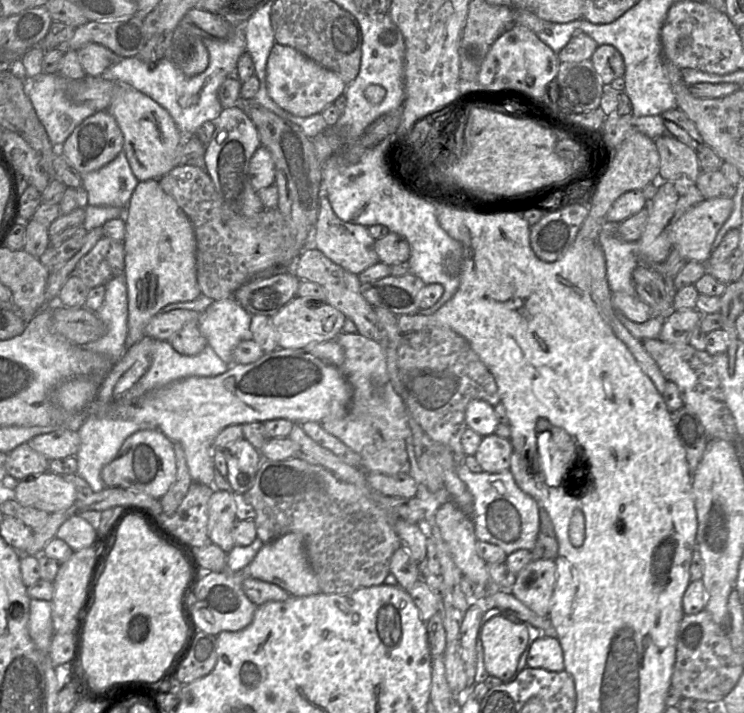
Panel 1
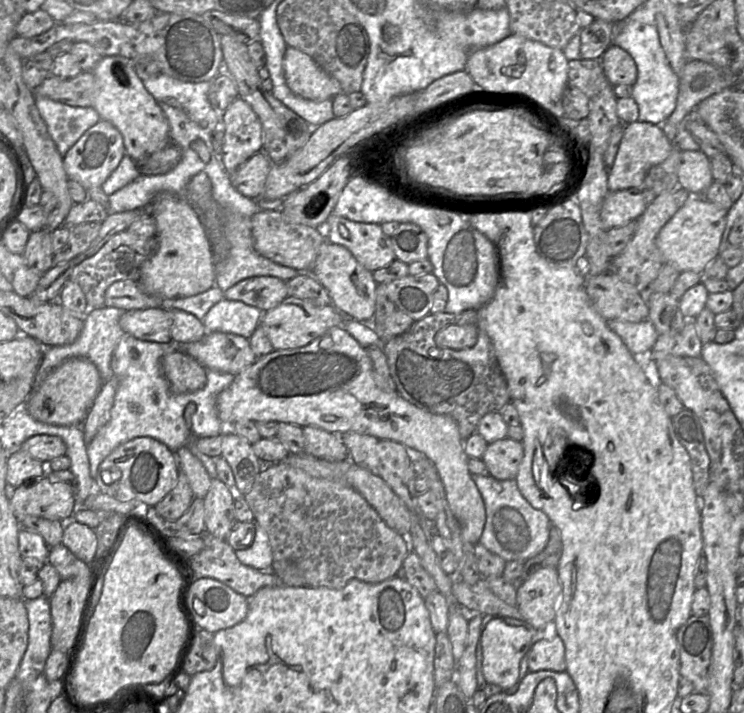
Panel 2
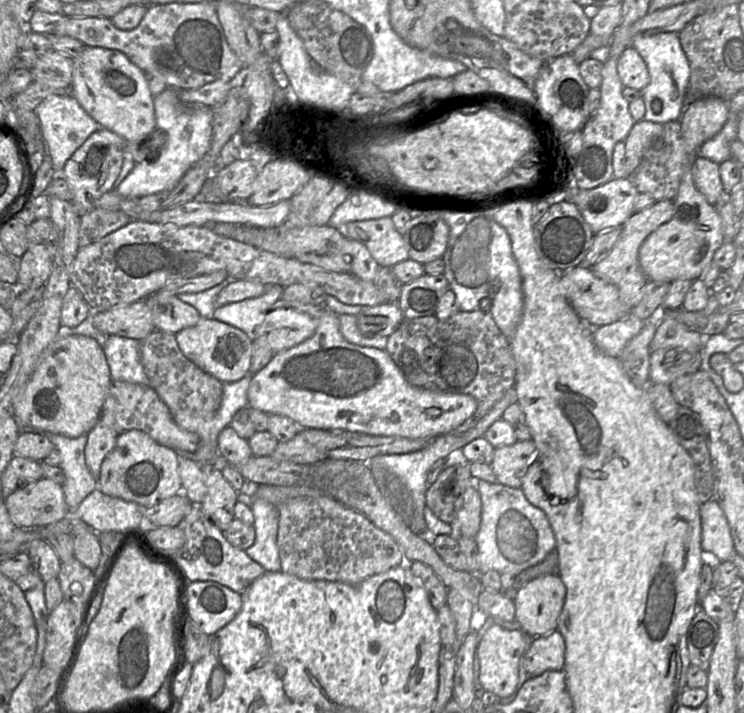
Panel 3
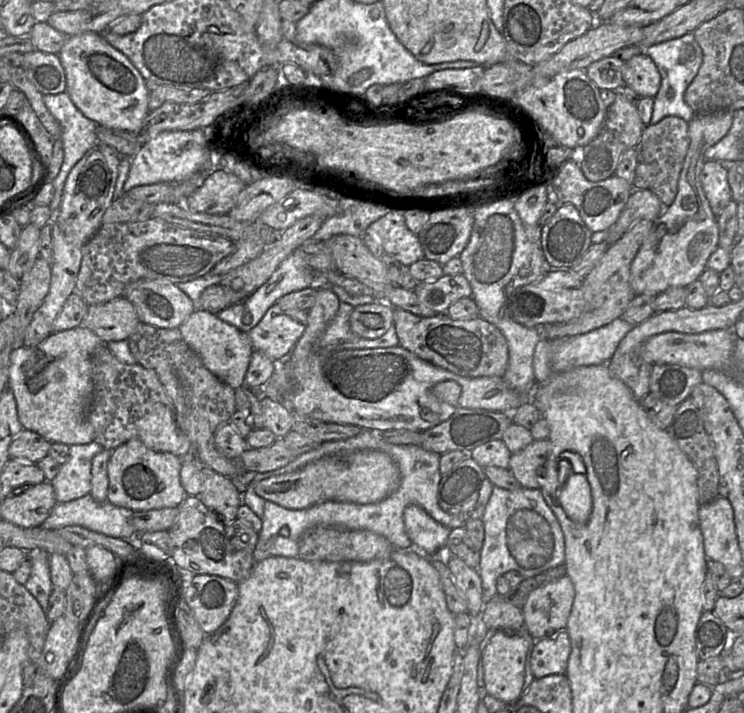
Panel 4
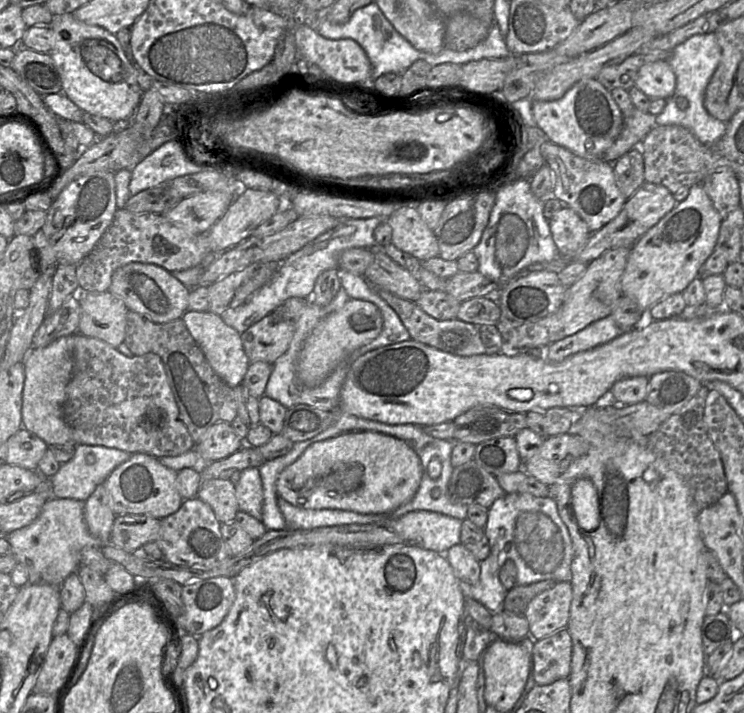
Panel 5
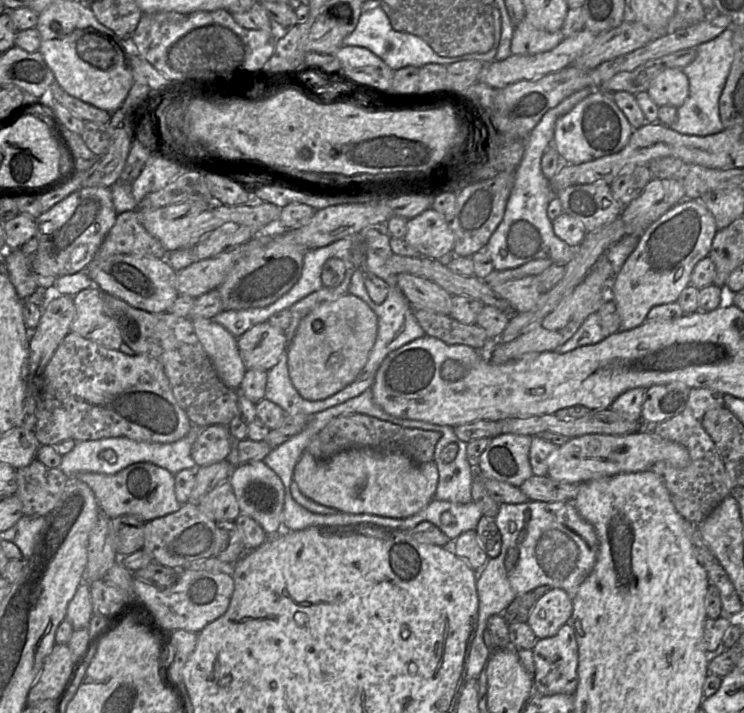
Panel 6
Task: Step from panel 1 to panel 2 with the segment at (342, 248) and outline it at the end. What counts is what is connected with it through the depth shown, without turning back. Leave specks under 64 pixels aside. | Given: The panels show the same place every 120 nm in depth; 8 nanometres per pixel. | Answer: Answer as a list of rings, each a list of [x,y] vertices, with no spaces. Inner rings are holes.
[[[331,213],[320,228],[325,232],[326,241],[346,247],[356,260],[371,272],[395,260],[392,239],[383,233],[379,224],[354,222]]]

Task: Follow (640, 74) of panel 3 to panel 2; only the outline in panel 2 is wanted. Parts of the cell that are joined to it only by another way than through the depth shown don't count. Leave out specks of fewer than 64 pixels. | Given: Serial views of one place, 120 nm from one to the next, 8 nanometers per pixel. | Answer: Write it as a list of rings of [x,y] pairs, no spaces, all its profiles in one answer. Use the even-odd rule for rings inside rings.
[[[611,44],[600,59],[604,75],[613,87],[621,84],[634,85],[637,67],[632,56],[622,48]]]

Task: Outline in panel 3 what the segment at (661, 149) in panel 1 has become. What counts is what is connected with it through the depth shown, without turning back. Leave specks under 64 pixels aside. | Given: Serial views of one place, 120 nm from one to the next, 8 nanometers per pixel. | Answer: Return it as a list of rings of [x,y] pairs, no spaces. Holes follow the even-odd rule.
[[[696,157],[692,164],[692,176],[697,190],[709,204],[715,205],[724,191],[719,165],[709,159]]]

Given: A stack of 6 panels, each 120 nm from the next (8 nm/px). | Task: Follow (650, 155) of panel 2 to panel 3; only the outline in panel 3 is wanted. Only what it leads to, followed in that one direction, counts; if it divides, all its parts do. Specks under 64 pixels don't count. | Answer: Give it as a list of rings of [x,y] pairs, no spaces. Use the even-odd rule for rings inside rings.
[[[646,120],[636,122],[624,140],[626,177],[631,178],[641,159],[661,136],[663,125]]]

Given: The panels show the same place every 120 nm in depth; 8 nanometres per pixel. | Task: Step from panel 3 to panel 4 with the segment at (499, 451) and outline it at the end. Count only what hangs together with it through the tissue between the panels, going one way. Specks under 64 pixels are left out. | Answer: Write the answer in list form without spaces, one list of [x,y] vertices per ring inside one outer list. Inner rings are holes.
[[[548,439],[534,440],[523,450],[511,455],[508,469],[519,481],[521,487],[540,488],[538,476],[547,460],[549,450]]]

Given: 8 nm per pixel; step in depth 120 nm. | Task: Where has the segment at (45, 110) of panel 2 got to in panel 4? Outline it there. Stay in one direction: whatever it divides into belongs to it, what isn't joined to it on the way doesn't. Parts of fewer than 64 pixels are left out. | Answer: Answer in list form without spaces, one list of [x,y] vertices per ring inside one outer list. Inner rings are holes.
[[[67,92],[43,95],[43,101],[61,126],[60,139],[64,149],[63,163],[52,181],[54,196],[49,206],[54,217],[54,213],[62,202],[64,184],[69,172],[97,143],[98,124],[82,114]]]

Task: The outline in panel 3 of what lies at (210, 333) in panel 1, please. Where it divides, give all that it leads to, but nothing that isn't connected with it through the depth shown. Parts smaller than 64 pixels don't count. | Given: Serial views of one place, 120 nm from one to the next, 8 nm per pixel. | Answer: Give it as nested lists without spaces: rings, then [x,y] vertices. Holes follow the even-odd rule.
[[[277,284],[267,286],[261,296],[216,307],[212,318],[253,336],[256,328],[263,322],[265,314],[281,298],[284,288]]]

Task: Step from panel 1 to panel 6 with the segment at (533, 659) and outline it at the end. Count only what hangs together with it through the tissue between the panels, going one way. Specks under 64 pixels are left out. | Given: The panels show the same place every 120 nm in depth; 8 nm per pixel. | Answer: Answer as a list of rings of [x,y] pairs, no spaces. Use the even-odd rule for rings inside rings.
[[[566,623],[556,635],[537,639],[532,651],[535,664],[534,694],[542,696],[573,695],[578,684],[578,646],[573,626]]]

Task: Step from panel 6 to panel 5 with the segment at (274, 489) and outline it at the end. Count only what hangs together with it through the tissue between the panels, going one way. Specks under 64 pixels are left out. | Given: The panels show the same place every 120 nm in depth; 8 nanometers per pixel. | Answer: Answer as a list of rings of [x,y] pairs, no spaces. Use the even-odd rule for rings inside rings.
[[[252,467],[241,471],[235,488],[239,510],[262,521],[264,495],[259,468]]]

